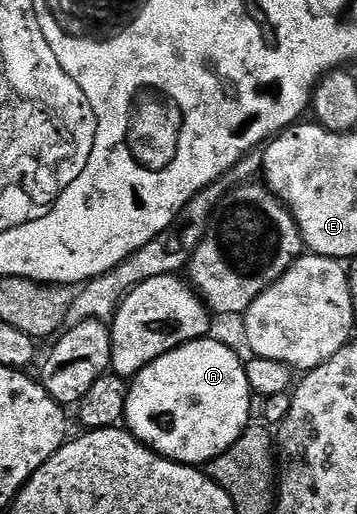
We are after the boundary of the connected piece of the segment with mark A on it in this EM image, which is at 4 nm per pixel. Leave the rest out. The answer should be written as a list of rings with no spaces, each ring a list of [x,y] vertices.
[[[212,336],[201,338],[200,341],[192,341],[186,345],[180,345],[177,349],[172,349],[167,355],[163,355],[159,359],[155,359],[147,367],[143,367],[136,377],[132,378],[129,386],[129,398],[126,403],[126,411],[124,420],[127,422],[127,428],[133,436],[139,438],[144,445],[150,449],[160,453],[162,457],[170,457],[173,461],[178,461],[184,465],[196,465],[198,467],[208,466],[210,463],[216,462],[218,457],[222,457],[233,444],[246,436],[249,425],[249,416],[253,413],[253,399],[255,400],[255,392],[251,382],[248,381],[248,371],[246,362],[241,361],[241,357],[229,345],[224,345],[221,341],[213,341]]]

